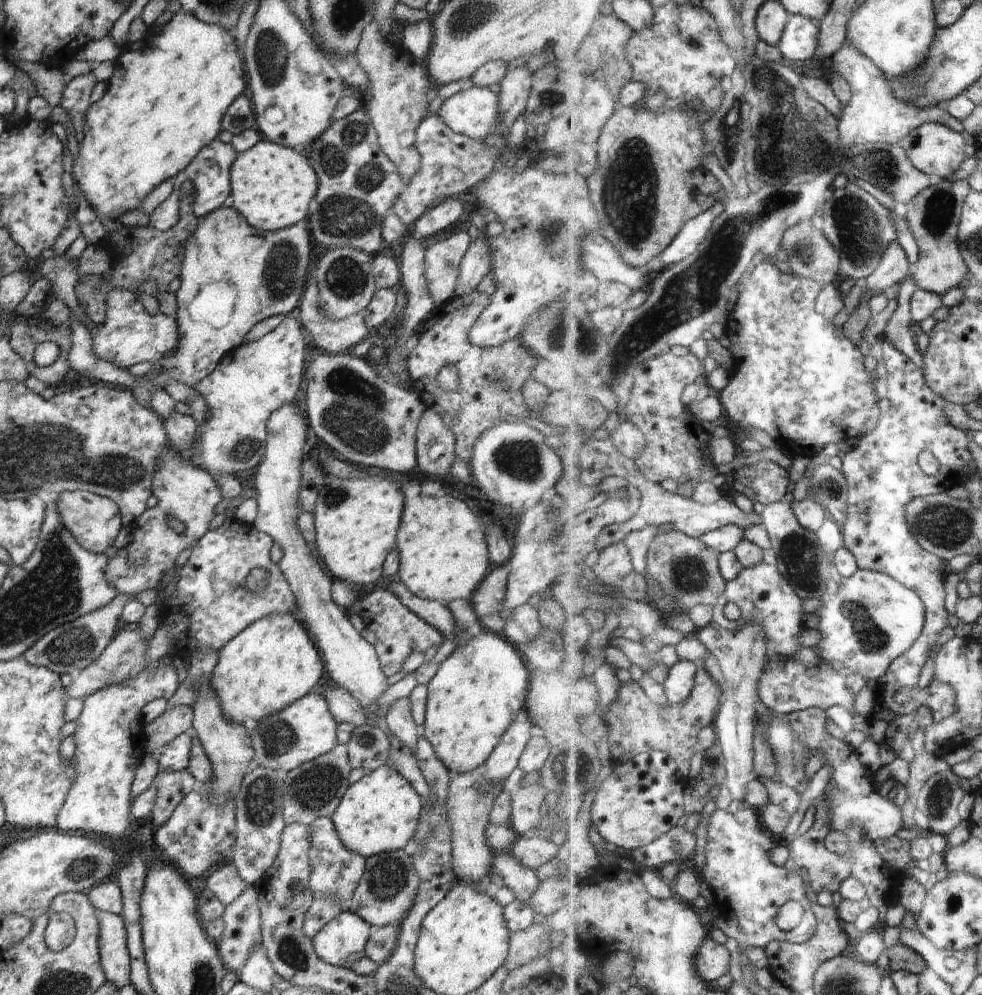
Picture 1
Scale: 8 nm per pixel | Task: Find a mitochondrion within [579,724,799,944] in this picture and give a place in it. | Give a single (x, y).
(714, 759)

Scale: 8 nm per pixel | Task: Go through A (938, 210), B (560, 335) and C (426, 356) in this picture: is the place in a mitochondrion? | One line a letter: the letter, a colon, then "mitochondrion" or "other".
A: mitochondrion
B: mitochondrion
C: other

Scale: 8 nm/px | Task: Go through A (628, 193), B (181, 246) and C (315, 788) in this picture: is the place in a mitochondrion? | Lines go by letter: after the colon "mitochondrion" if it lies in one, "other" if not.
A: mitochondrion
B: other
C: mitochondrion

